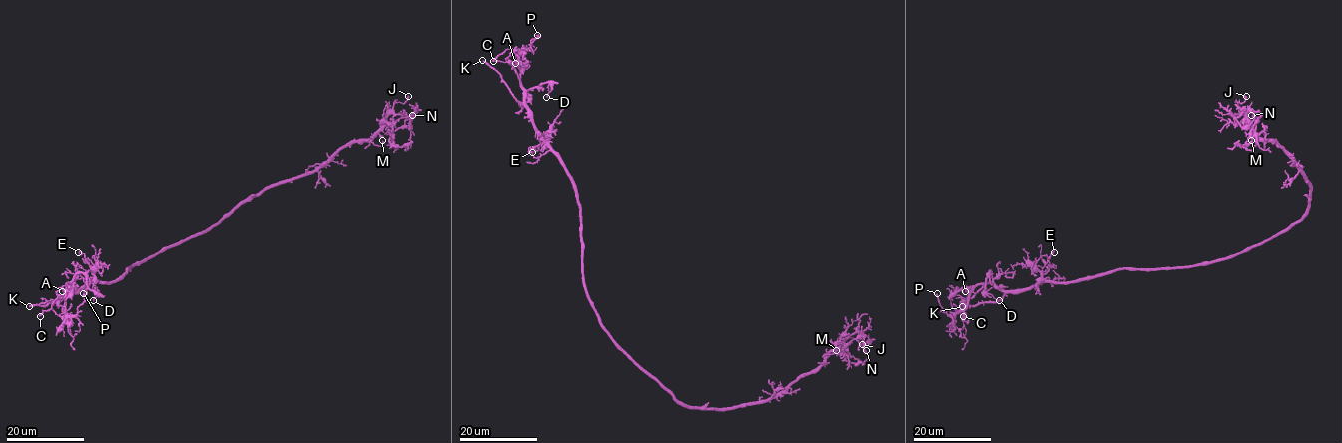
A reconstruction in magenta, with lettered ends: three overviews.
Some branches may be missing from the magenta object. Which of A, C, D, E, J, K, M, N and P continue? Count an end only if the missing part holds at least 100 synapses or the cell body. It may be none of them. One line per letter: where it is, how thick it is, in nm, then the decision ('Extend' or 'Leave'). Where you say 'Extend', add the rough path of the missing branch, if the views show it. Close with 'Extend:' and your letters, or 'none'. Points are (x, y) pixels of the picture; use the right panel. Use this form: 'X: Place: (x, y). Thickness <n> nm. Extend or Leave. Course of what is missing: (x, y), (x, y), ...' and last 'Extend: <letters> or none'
A: Place: (965, 291). Thickness 90 nm. Leave
C: Place: (963, 316). Thickness 100 nm. Leave
D: Place: (999, 300). Thickness 90 nm. Leave
E: Place: (1054, 252). Thickness 150 nm. Leave
J: Place: (1246, 96). Thickness 160 nm. Leave
K: Place: (962, 306). Thickness 200 nm. Extend
M: Place: (1251, 140). Thickness 120 nm. Leave
N: Place: (1251, 115). Thickness 150 nm. Leave
P: Place: (937, 293). Thickness 150 nm. Leave
Extend: K

